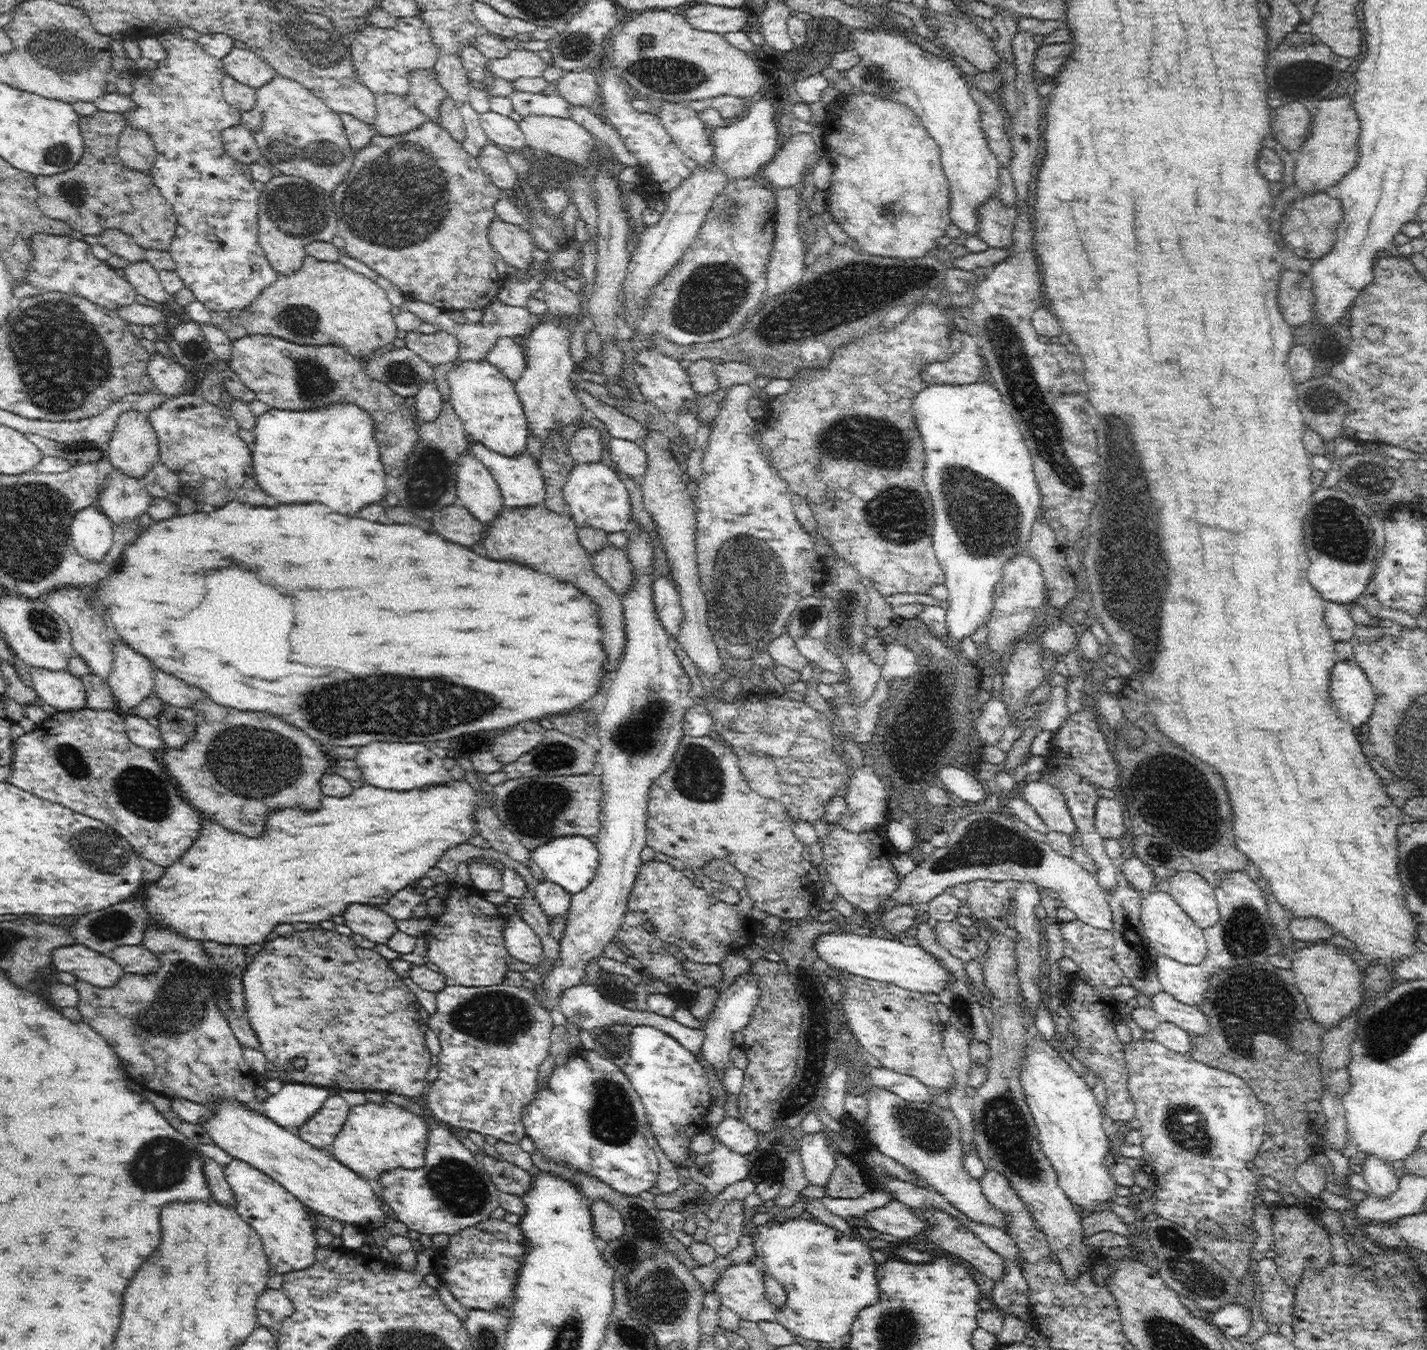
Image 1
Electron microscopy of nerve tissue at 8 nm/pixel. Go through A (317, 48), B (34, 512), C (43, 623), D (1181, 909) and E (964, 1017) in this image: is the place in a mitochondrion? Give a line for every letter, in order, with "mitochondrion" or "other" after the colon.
A: mitochondrion
B: mitochondrion
C: mitochondrion
D: other
E: mitochondrion

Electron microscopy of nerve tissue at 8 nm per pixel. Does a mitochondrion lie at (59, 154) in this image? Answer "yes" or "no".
yes

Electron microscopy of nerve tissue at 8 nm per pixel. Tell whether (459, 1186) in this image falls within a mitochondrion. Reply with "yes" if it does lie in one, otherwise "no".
yes

